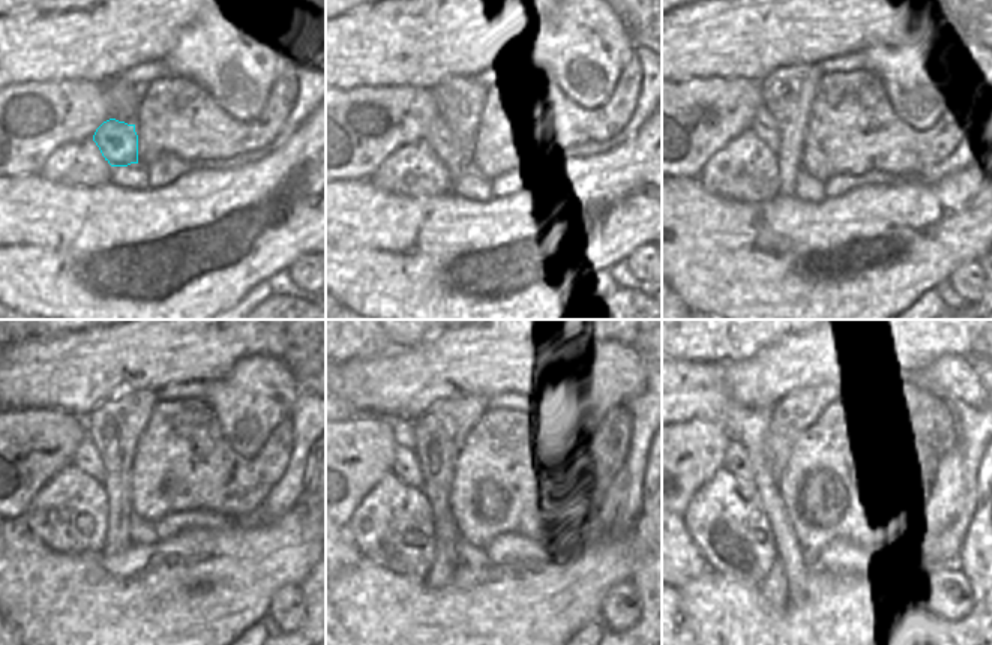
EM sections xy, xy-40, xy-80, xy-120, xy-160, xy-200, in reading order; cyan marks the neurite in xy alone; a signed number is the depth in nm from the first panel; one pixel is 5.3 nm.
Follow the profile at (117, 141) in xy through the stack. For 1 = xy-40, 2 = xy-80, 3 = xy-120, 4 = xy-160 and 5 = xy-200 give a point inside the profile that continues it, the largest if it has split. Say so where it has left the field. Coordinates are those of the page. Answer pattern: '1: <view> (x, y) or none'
1: xy-40 (438, 135)
2: xy-80 (763, 125)
3: xy-120 (87, 459)
4: xy-160 (405, 468)
5: xy-200 (736, 461)

